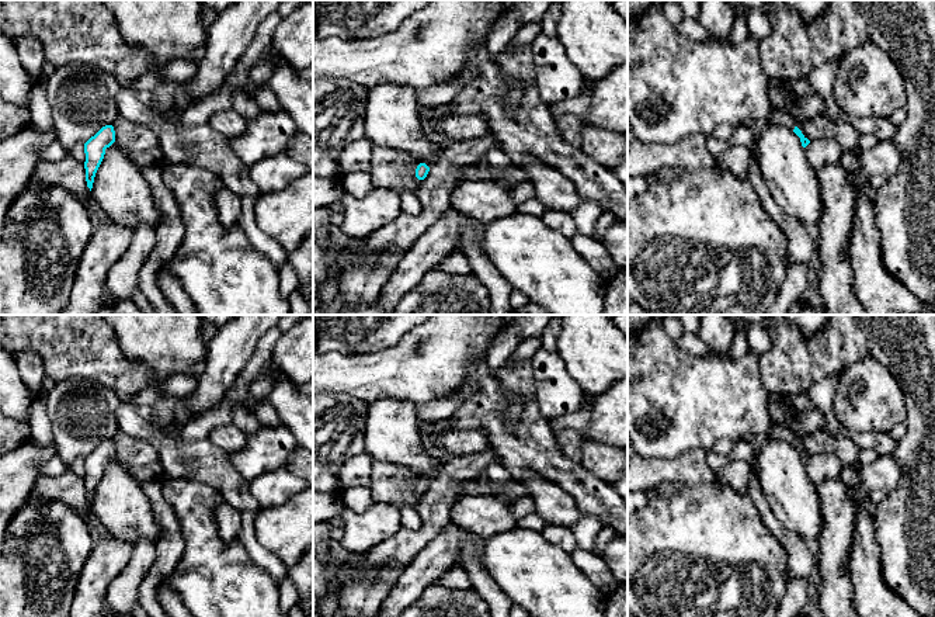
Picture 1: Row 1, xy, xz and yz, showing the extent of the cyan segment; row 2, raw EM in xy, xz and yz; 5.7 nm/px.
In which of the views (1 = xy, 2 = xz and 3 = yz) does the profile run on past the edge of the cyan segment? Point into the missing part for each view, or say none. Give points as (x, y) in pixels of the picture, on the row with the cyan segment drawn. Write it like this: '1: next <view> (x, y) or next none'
1: next none
2: next none
3: next none

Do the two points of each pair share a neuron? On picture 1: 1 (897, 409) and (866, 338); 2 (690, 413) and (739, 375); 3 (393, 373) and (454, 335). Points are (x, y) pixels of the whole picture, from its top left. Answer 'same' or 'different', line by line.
1: different
2: same
3: same

